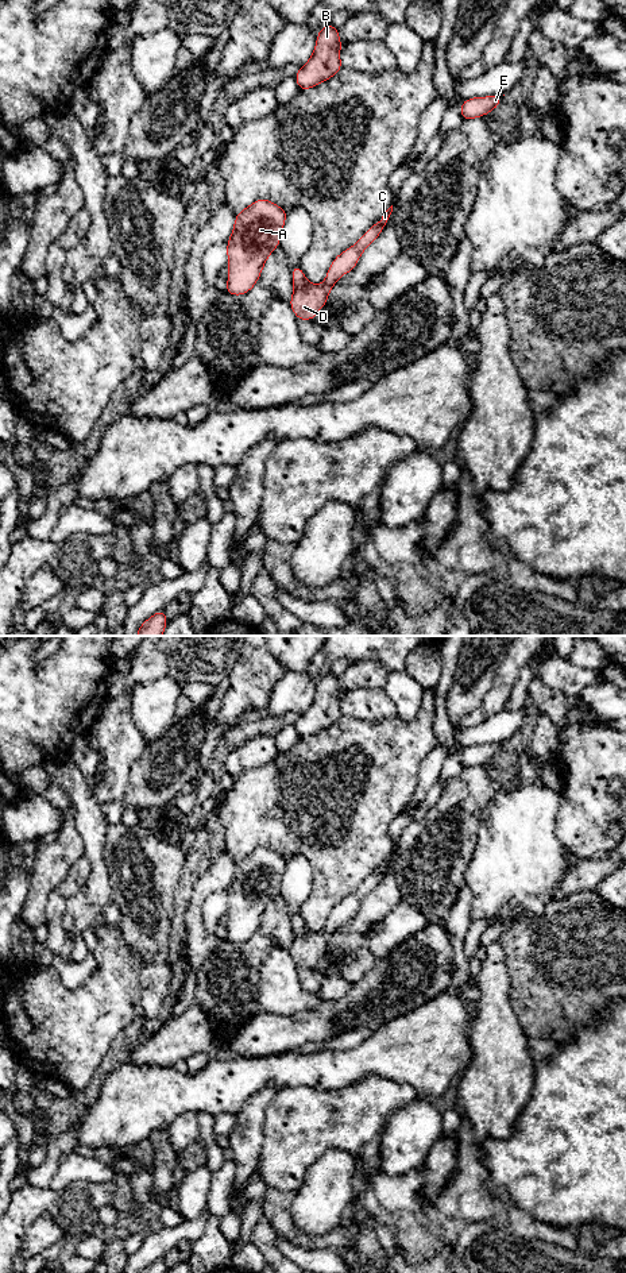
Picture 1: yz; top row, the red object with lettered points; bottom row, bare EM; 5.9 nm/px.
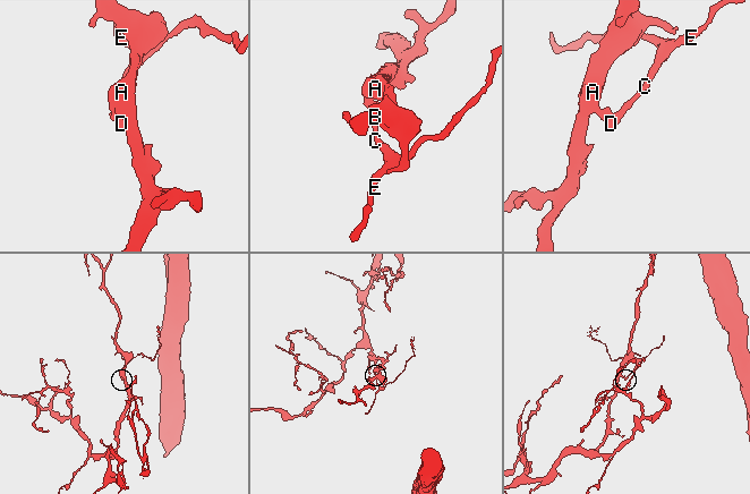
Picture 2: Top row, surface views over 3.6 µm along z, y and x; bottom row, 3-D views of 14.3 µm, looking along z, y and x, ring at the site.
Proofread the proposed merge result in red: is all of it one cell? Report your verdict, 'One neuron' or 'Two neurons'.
Two neurons

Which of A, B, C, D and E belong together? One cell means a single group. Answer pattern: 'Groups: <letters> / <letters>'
Groups: A B / C D E

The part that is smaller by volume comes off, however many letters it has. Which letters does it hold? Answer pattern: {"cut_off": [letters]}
{"cut_off": ["C", "D", "E"]}

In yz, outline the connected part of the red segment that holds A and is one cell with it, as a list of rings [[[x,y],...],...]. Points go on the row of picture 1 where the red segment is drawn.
[[[259,198],[236,213],[227,243],[228,281],[225,293],[243,296],[258,282],[263,266],[279,246],[287,211]]]

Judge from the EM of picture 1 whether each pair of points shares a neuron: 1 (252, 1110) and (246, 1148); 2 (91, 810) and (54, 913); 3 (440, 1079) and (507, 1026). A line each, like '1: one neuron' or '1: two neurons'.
1: one neuron
2: two neurons
3: two neurons

